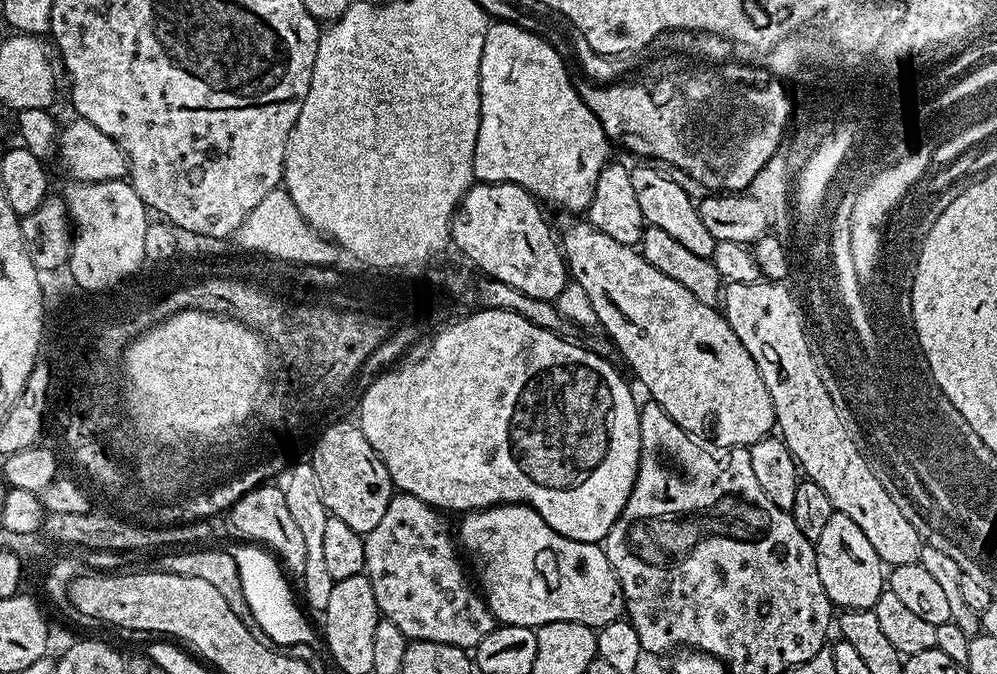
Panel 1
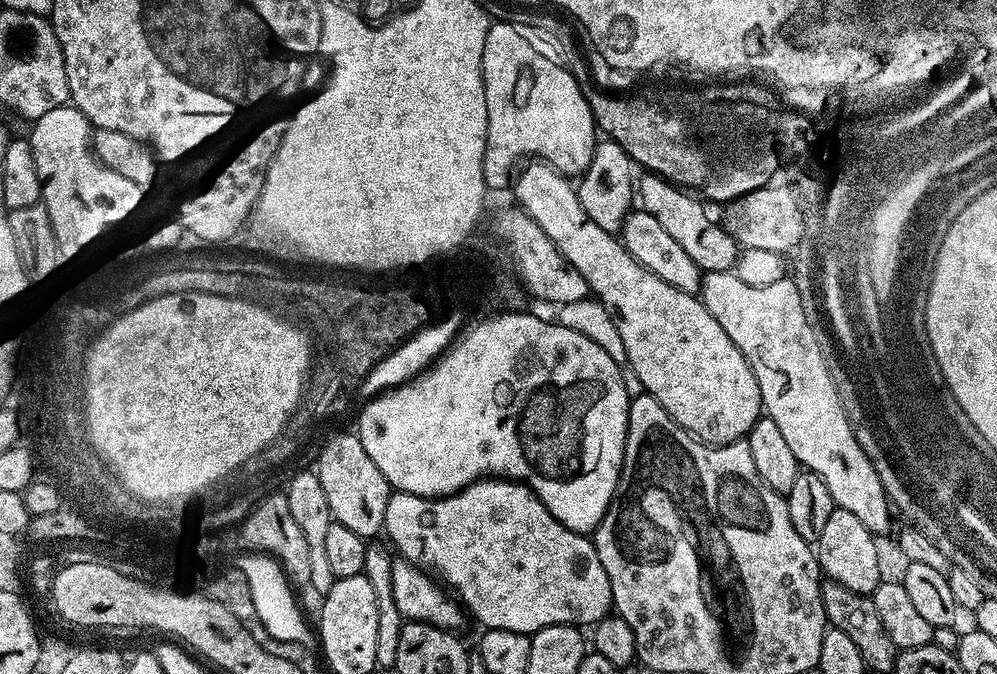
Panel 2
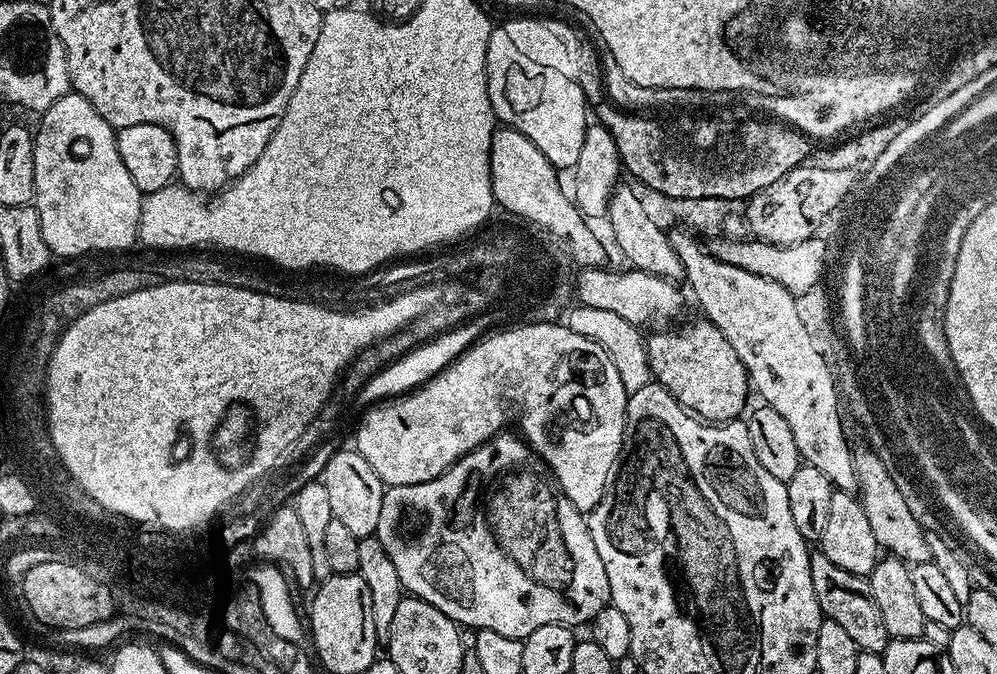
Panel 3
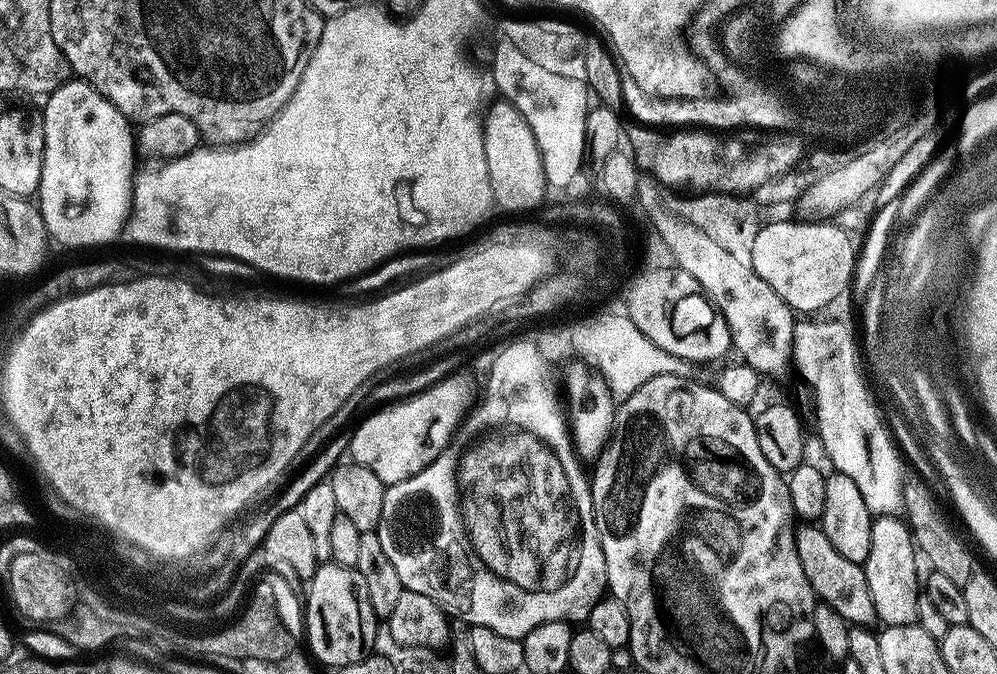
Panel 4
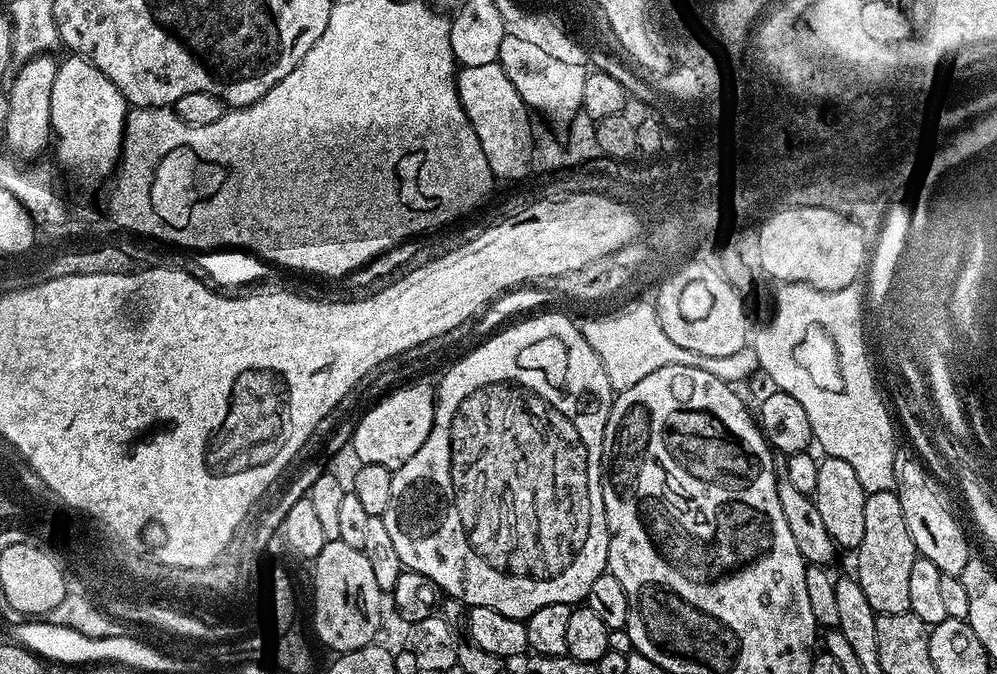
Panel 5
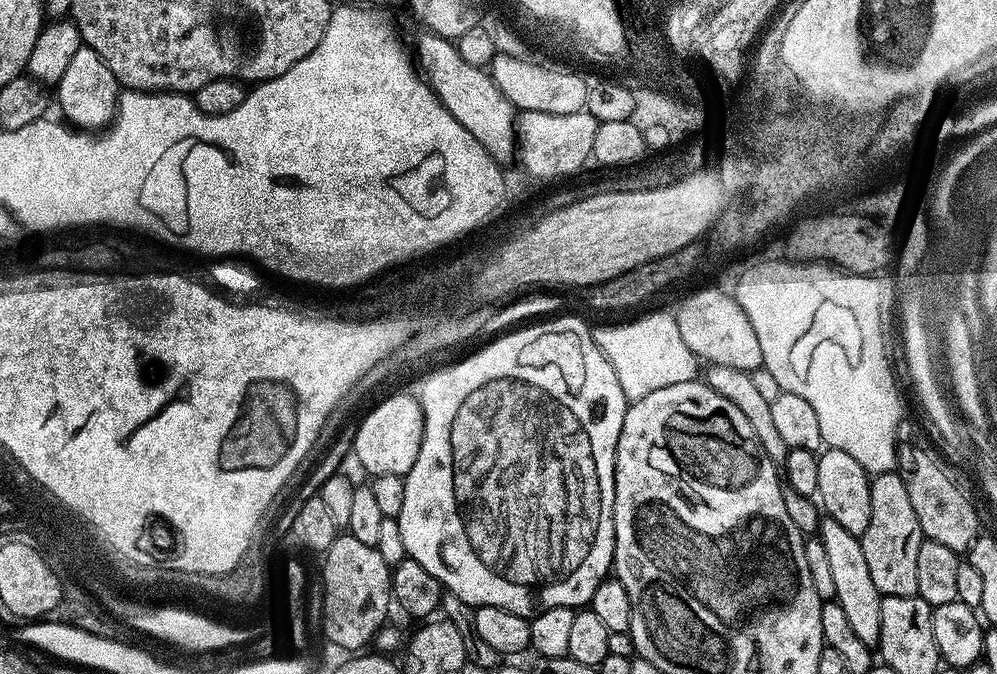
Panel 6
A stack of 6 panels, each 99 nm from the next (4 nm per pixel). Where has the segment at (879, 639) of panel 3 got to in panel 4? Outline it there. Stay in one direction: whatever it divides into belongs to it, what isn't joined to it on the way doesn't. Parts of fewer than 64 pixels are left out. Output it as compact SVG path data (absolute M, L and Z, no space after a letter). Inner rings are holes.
M804 522L795 529L795 533L798 562L802 562L802 570L817 597L822 598L823 603L834 610L838 610L838 614L842 614L842 618L849 623L858 626L872 626L872 623L877 623L876 607L863 567L850 562L850 558L842 558L842 554L834 548L834 542L826 538L823 527Z

